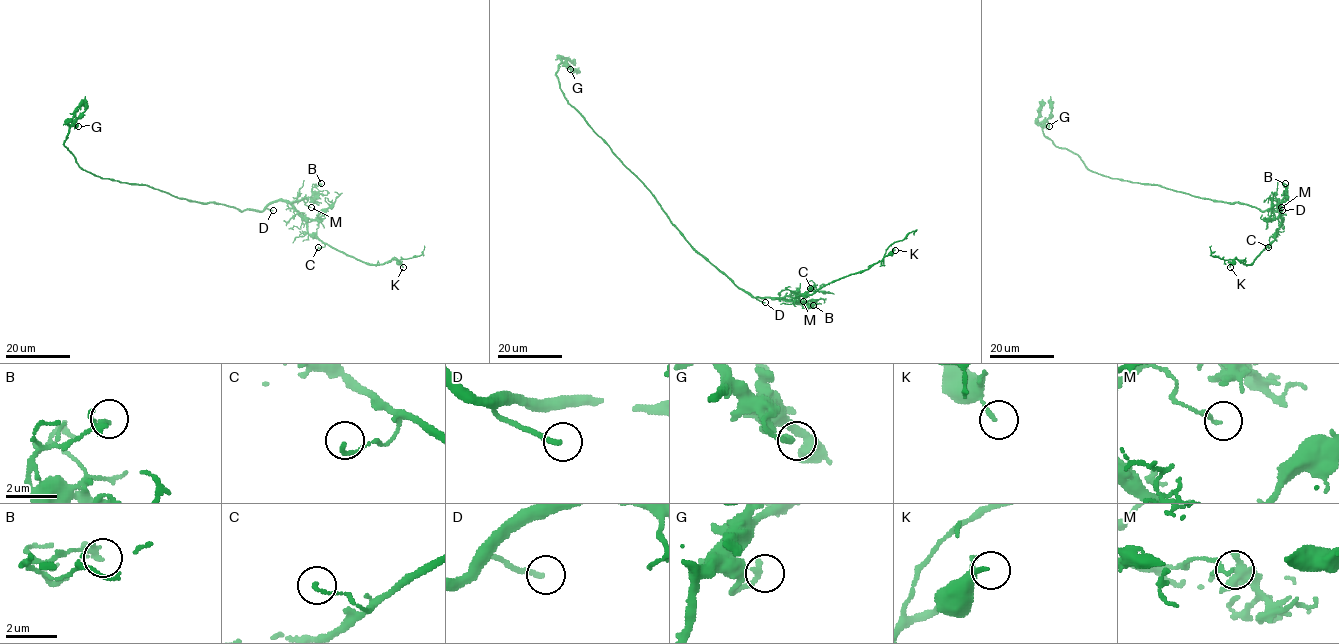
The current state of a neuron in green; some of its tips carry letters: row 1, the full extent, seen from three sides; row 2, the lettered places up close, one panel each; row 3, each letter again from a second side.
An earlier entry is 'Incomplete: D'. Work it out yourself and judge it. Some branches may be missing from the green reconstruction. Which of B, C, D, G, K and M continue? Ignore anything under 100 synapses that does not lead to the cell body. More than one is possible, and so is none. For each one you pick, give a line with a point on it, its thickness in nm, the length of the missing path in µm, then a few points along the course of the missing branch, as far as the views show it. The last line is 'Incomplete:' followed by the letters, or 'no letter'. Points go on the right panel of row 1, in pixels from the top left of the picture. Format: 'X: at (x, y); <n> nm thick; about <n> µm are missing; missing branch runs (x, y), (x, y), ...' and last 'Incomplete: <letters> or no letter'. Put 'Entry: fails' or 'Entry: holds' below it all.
D: at (1282, 210); 200 nm thick; about 40 µm are missing; missing branch runs (1282, 210), (1287, 214), (1283, 225), (1281, 223), (1270, 226), (1269, 215), (1272, 212)
Incomplete: D
Entry: holds

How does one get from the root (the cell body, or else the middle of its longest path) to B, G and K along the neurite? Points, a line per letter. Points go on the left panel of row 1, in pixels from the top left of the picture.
B: (205, 203), (224, 204), (241, 211), (261, 211), (278, 200), (295, 202), (308, 198), (312, 189), (321, 183)
G: (205, 203), (180, 199), (146, 185), (102, 178), (84, 170), (64, 145), (69, 128), (78, 126)
K: (205, 203), (261, 211), (286, 200), (306, 221), (307, 231), (334, 249), (373, 264), (395, 258), (403, 267)

